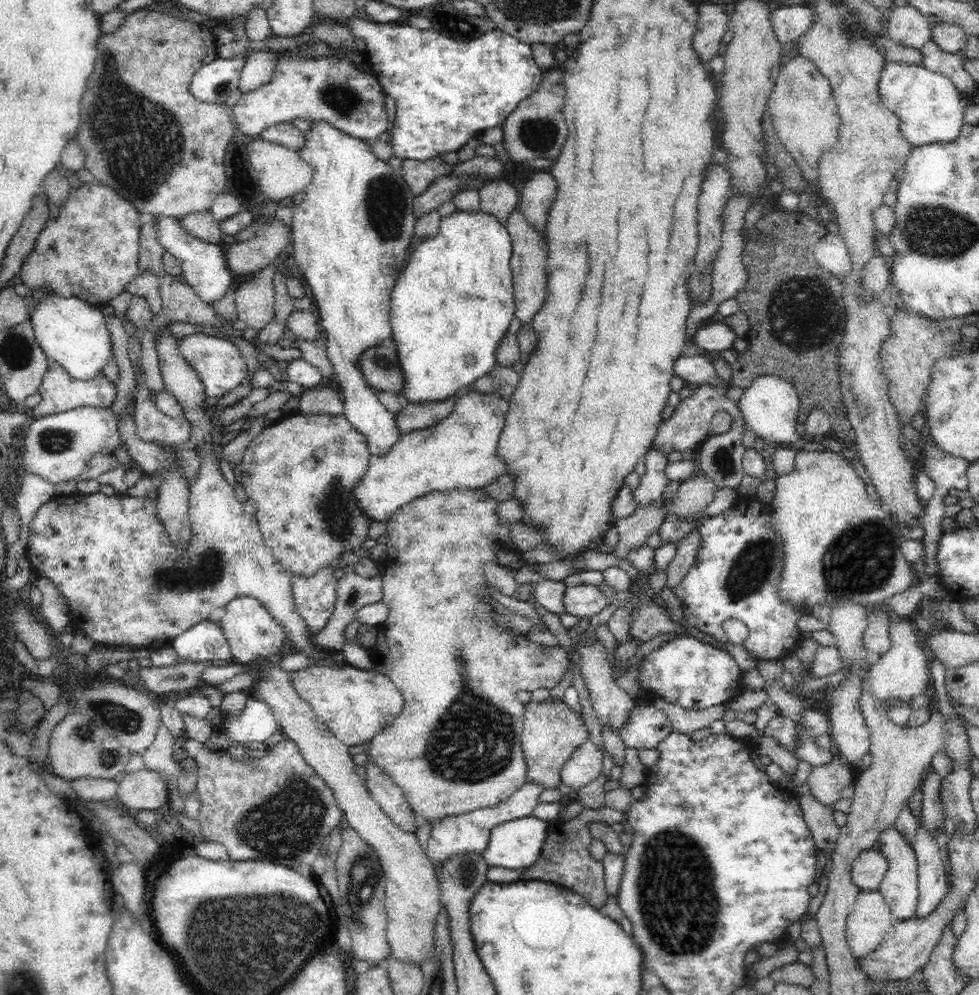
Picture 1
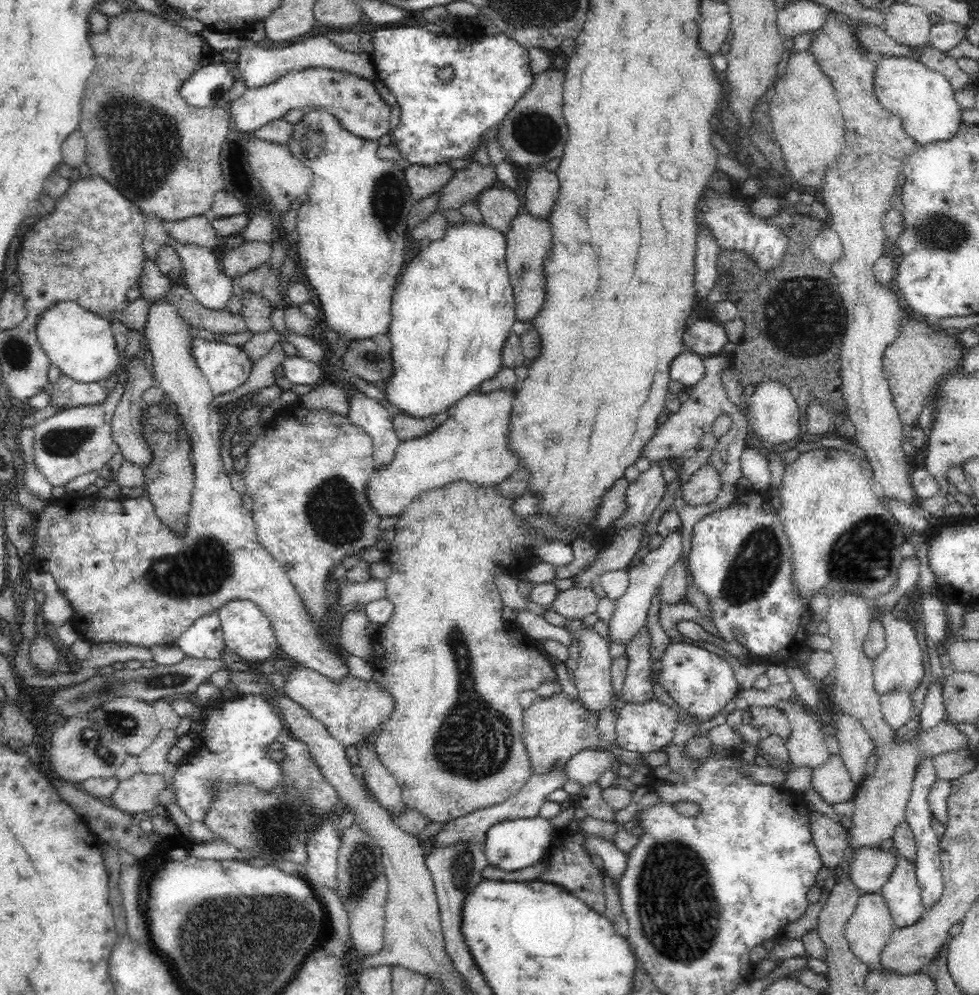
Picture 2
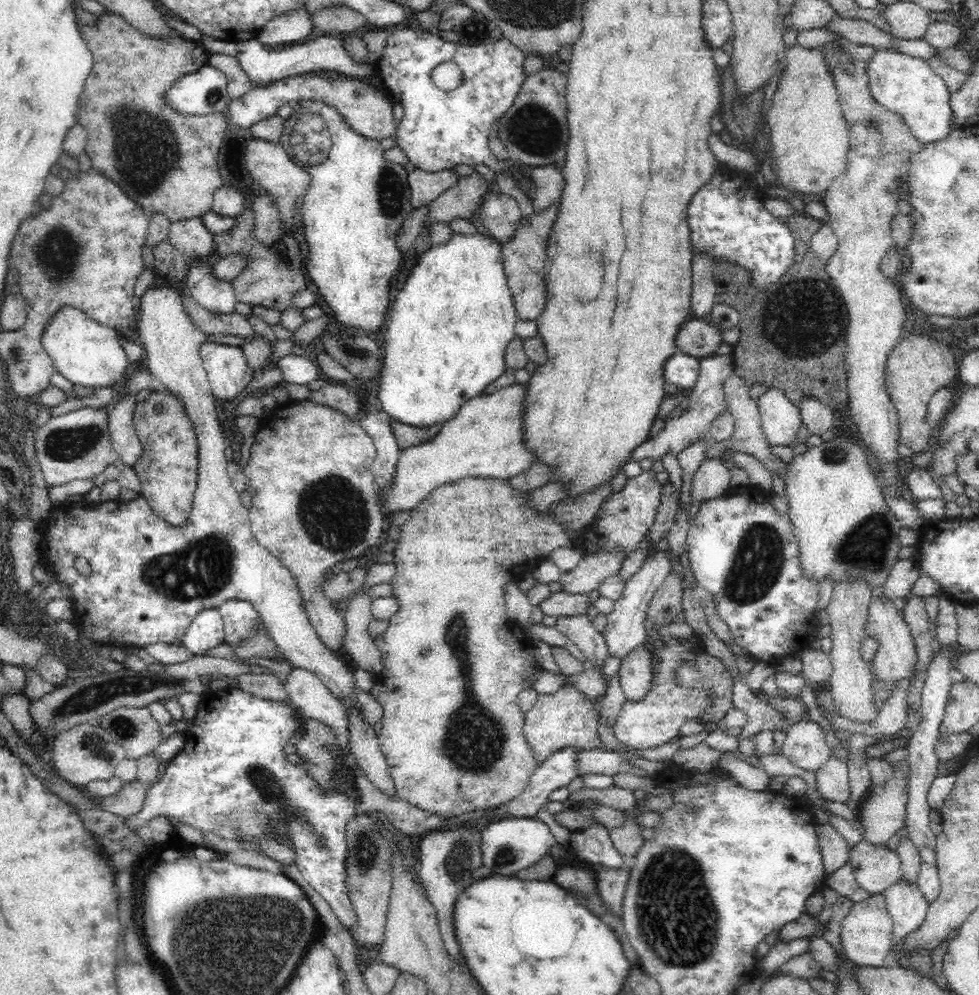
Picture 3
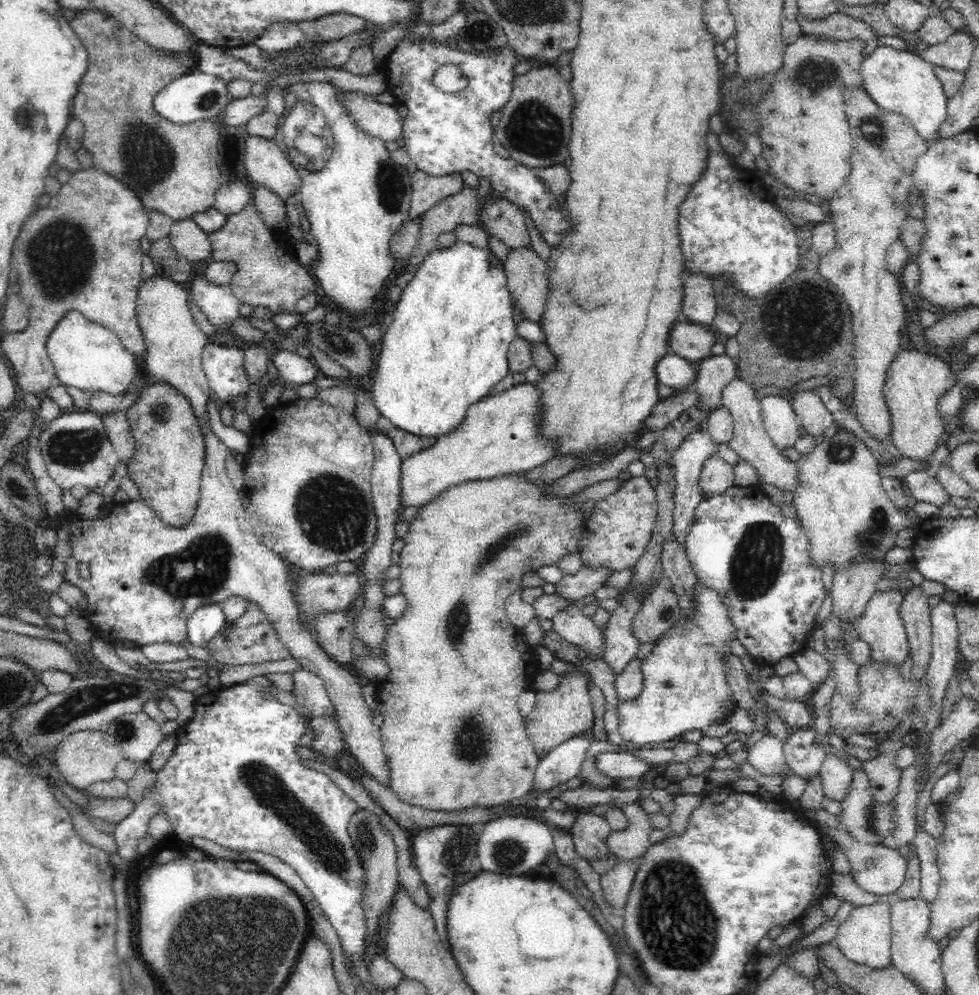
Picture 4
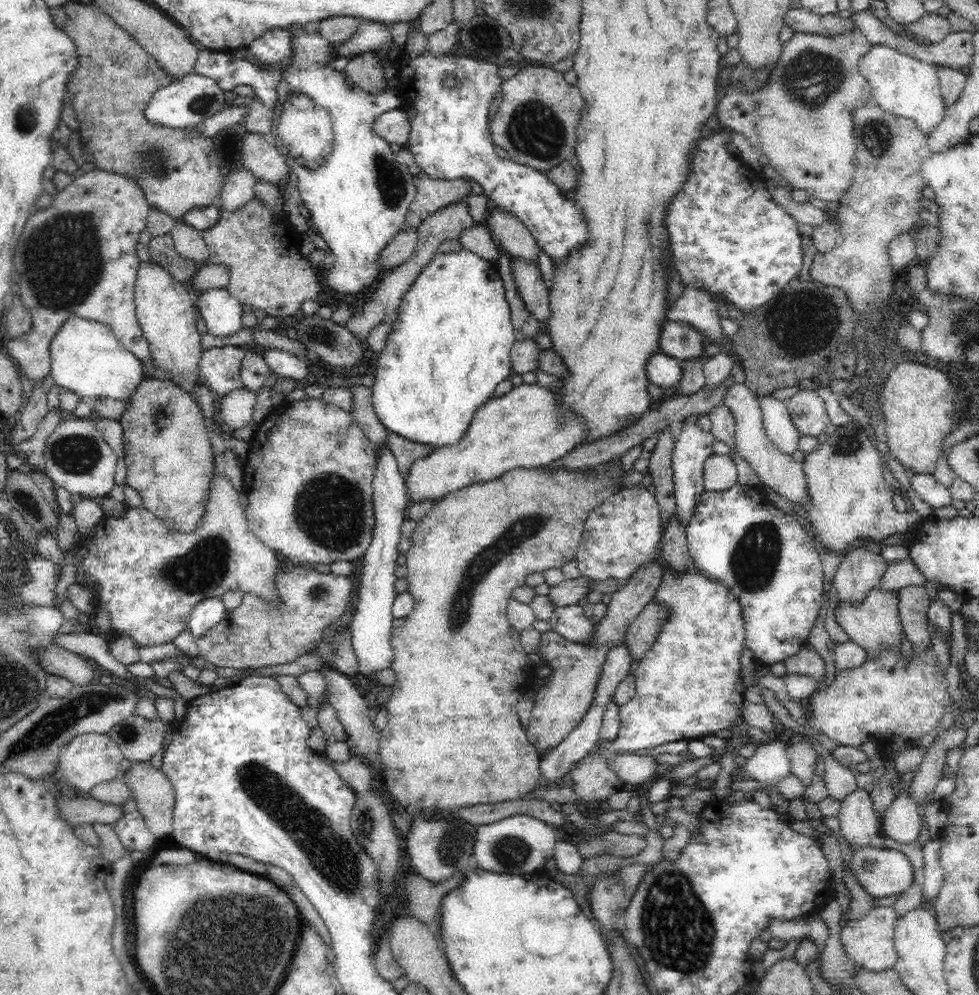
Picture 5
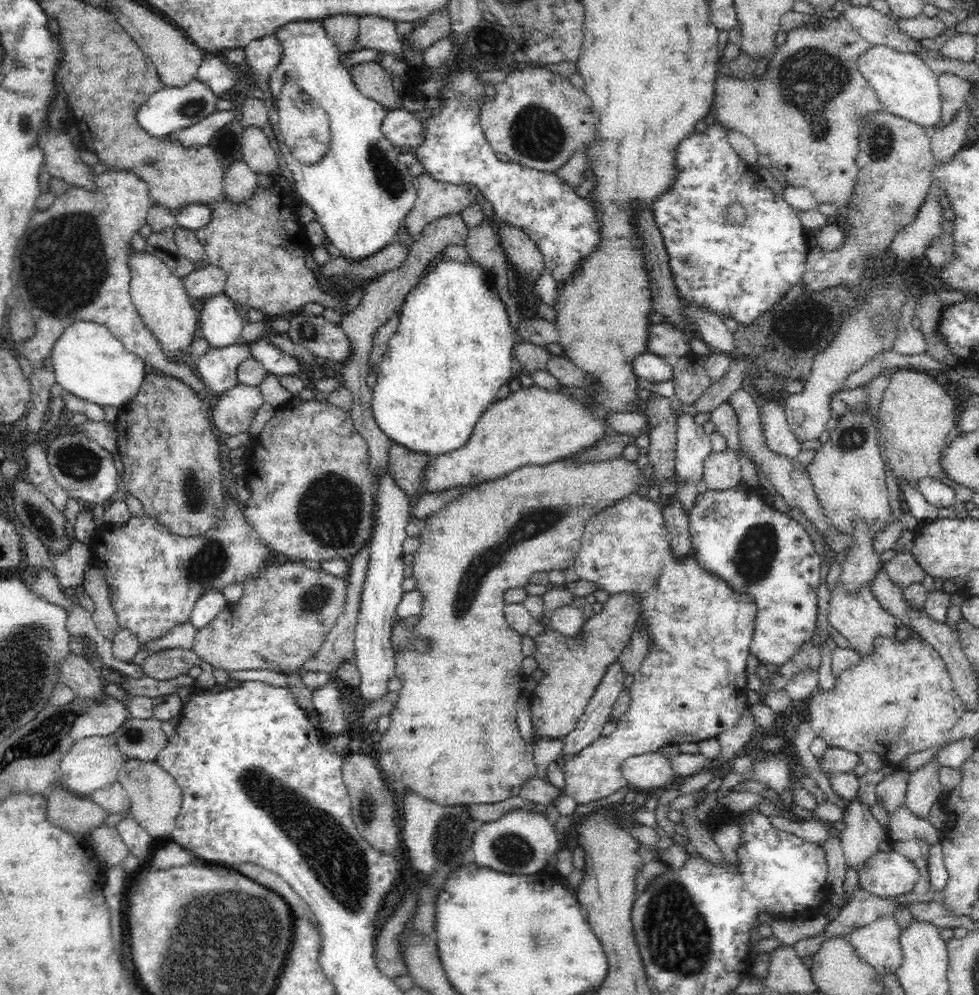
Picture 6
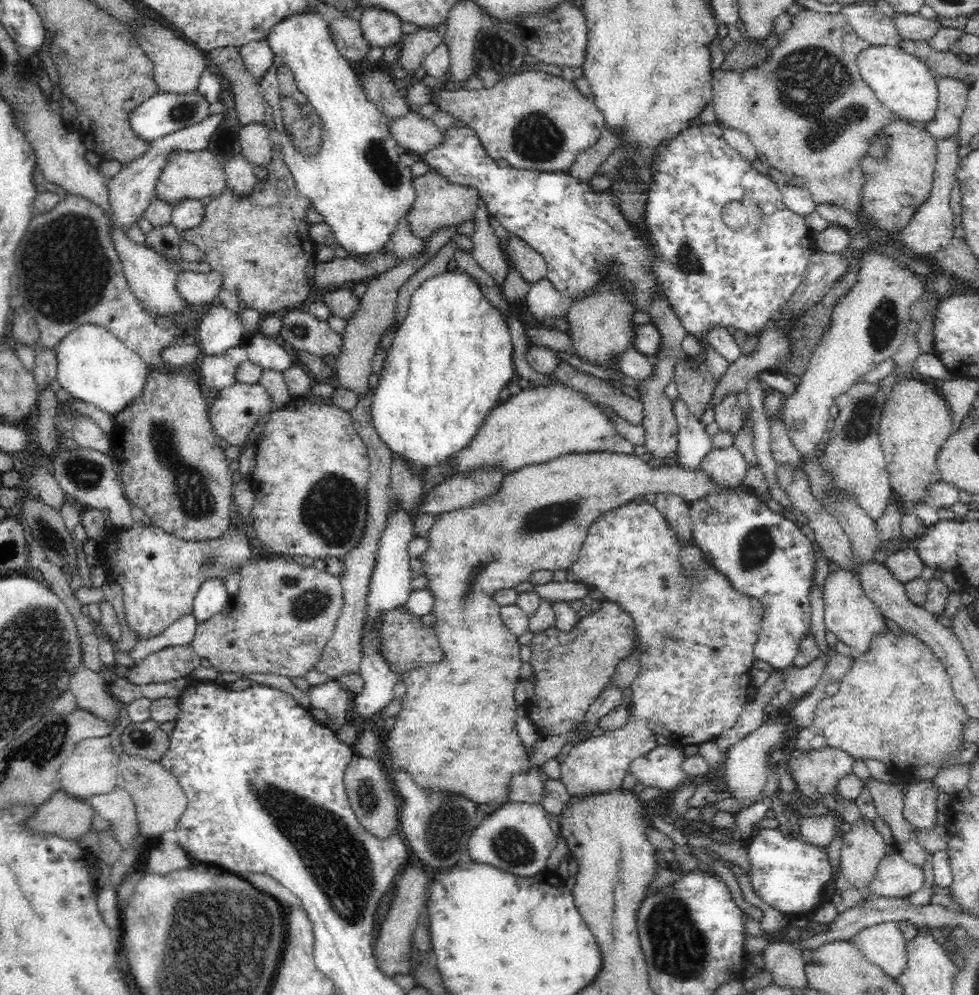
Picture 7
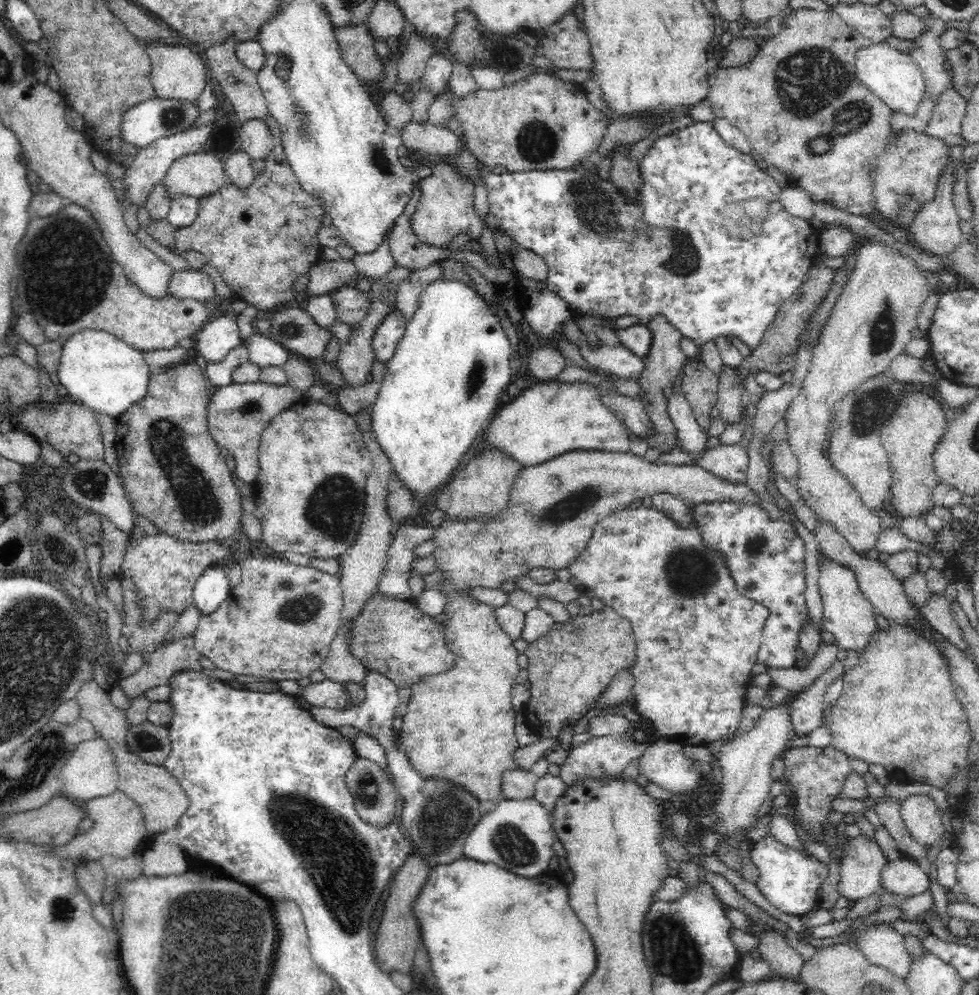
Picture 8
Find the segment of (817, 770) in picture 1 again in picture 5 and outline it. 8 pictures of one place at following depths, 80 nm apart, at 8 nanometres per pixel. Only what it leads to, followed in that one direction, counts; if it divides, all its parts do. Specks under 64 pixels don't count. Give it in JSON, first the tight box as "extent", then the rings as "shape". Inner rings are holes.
{"extent":[823,751,858,801],"shape":[[[827,751],[827,755],[824,759],[823,780],[830,797],[841,801],[858,789],[854,775],[854,770],[840,765],[840,763],[830,755],[830,751]]]}

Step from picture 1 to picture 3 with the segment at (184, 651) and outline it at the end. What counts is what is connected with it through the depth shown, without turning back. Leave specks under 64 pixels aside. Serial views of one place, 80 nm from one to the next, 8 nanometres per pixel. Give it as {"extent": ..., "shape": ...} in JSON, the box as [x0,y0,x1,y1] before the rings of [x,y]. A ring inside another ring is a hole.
{"extent":[180,607,224,656],"shape":[[[219,607],[200,610],[188,625],[180,644],[187,648],[191,656],[204,654],[208,648],[214,648],[224,642],[224,623]]]}

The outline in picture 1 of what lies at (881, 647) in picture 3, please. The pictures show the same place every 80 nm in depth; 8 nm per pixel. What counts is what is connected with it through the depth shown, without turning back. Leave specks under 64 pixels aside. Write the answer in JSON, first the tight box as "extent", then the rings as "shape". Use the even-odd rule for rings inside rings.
{"extent":[870,619,930,709],"shape":[[[910,619],[894,620],[889,622],[890,648],[886,654],[875,658],[870,671],[870,690],[882,703],[884,709],[888,702],[904,700],[916,703],[917,695],[930,691],[928,653],[923,646],[921,635],[912,629]]]}

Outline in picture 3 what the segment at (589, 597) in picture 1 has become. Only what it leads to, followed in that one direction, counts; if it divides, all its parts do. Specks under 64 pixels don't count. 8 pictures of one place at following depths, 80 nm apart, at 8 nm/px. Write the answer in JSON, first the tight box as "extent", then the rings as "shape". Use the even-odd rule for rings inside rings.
{"extent":[538,591,588,617],"shape":[[[564,591],[550,593],[548,598],[538,604],[544,616],[555,617],[585,614],[588,606],[588,595],[575,595]]]}

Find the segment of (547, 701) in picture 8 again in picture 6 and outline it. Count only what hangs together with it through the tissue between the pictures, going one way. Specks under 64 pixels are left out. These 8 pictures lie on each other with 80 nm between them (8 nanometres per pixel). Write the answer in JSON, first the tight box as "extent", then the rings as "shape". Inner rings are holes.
{"extent":[530,593,640,737],"shape":[[[626,593],[610,595],[608,600],[603,602],[601,612],[594,613],[588,618],[576,636],[566,637],[549,626],[545,628],[545,632],[533,638],[536,650],[532,657],[538,663],[538,669],[544,672],[542,678],[538,680],[532,698],[530,698],[531,719],[536,737],[565,737],[576,728],[579,718],[608,672],[608,668],[619,660],[619,654],[622,654],[630,642],[632,633],[638,626],[638,616],[640,616],[640,607],[638,607],[638,599],[634,595]]]}

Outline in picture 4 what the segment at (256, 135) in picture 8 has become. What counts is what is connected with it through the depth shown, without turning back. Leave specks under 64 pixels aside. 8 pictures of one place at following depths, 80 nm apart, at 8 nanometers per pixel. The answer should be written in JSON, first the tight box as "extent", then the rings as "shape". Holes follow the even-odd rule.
{"extent":[244,136,300,202],"shape":[[[249,136],[245,144],[244,168],[249,178],[265,185],[283,202],[299,191],[300,175],[274,140]]]}

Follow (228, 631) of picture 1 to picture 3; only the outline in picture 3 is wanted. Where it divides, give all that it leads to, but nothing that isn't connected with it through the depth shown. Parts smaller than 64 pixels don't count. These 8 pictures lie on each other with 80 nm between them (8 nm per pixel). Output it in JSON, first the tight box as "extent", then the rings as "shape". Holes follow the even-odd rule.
{"extent":[219,599,261,644],"shape":[[[230,599],[219,606],[223,623],[224,638],[227,644],[236,644],[240,642],[246,634],[252,634],[254,622],[261,620],[258,612],[248,601]]]}

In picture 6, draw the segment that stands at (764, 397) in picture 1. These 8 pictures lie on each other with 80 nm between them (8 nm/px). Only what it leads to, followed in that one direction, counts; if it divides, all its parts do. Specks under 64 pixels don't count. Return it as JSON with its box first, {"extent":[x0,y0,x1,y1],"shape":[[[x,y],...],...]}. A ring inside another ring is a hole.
{"extent":[762,402,803,461],"shape":[[[762,402],[764,433],[767,448],[785,458],[796,461],[803,450],[786,423],[785,413],[778,402]]]}

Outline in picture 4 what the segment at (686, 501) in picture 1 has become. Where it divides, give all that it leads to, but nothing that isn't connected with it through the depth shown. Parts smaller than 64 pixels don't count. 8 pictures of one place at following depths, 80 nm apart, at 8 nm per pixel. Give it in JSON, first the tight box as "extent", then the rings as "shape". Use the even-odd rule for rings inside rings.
{"extent":[700,454,737,494],"shape":[[[716,454],[706,460],[700,475],[703,493],[722,494],[728,487],[737,483],[734,467],[728,462],[724,462]]]}

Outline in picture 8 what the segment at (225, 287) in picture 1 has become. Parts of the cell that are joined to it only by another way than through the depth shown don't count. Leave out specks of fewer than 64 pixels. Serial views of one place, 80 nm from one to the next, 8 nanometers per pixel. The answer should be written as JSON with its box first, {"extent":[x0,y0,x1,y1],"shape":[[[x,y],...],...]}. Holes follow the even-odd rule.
{"extent":[196,316,242,363],"shape":[[[228,316],[209,320],[196,334],[198,354],[208,363],[222,362],[234,347],[242,345],[238,325]]]}

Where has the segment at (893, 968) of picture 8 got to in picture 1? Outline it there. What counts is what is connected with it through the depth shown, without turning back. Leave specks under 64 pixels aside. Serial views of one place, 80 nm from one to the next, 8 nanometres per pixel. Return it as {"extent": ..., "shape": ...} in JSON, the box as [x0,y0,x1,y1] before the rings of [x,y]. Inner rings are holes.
{"extent":[846,891,895,960],"shape":[[[862,891],[846,921],[846,939],[858,960],[873,953],[892,933],[895,923],[879,891]]]}

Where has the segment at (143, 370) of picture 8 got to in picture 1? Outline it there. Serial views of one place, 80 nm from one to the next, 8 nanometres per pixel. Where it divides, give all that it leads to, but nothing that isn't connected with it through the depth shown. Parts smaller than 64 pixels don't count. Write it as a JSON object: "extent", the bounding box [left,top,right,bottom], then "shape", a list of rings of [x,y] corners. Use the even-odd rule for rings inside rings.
{"extent":[31,296,113,381],"shape":[[[47,296],[31,310],[35,339],[45,355],[62,366],[75,379],[89,381],[102,373],[113,357],[113,344],[107,329],[107,312],[78,298]]]}

